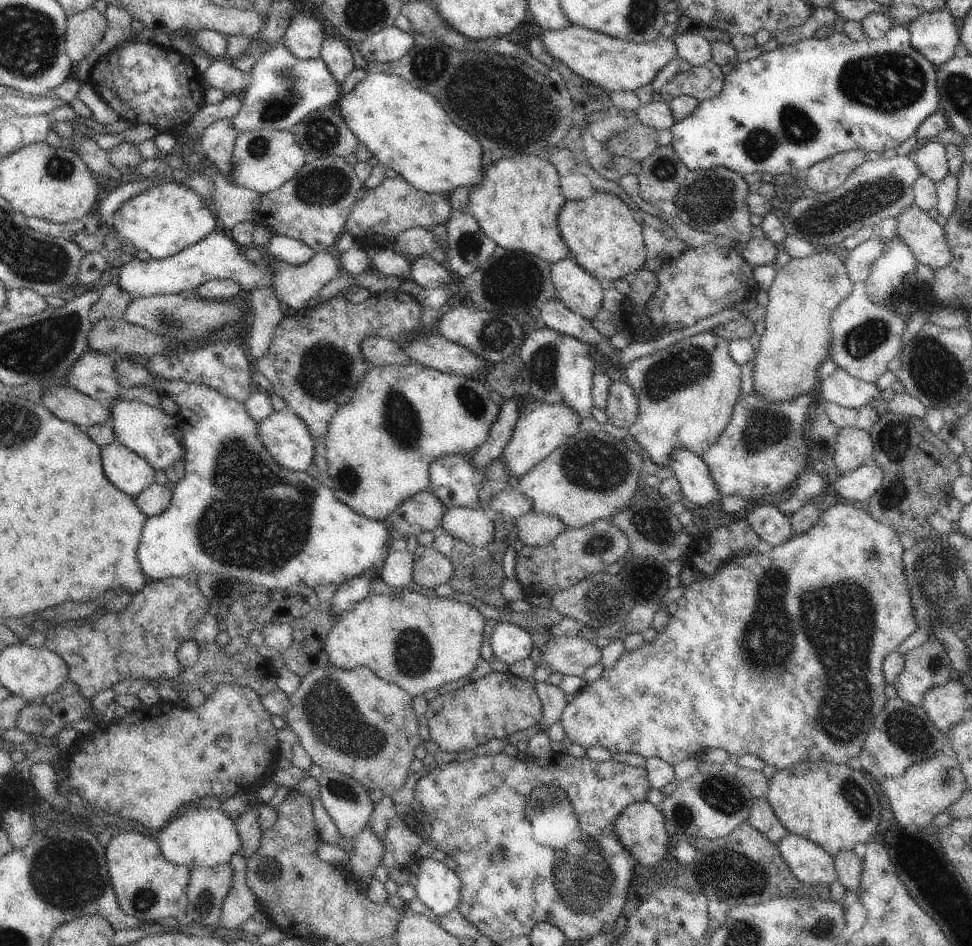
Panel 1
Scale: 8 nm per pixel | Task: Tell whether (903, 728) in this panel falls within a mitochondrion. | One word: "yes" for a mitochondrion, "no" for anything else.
yes

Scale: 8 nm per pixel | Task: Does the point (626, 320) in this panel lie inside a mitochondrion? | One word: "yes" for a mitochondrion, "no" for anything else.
no

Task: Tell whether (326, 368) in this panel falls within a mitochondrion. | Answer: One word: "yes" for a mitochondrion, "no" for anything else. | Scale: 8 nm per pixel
yes

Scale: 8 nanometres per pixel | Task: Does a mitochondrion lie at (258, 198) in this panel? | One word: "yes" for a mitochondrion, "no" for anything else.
no

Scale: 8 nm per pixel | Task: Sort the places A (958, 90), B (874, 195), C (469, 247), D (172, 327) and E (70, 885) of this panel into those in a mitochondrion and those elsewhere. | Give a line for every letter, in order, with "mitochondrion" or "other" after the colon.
A: mitochondrion
B: mitochondrion
C: mitochondrion
D: mitochondrion
E: mitochondrion

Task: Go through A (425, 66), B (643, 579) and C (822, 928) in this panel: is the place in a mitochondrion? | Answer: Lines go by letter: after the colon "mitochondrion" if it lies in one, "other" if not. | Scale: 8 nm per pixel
A: mitochondrion
B: other
C: mitochondrion

